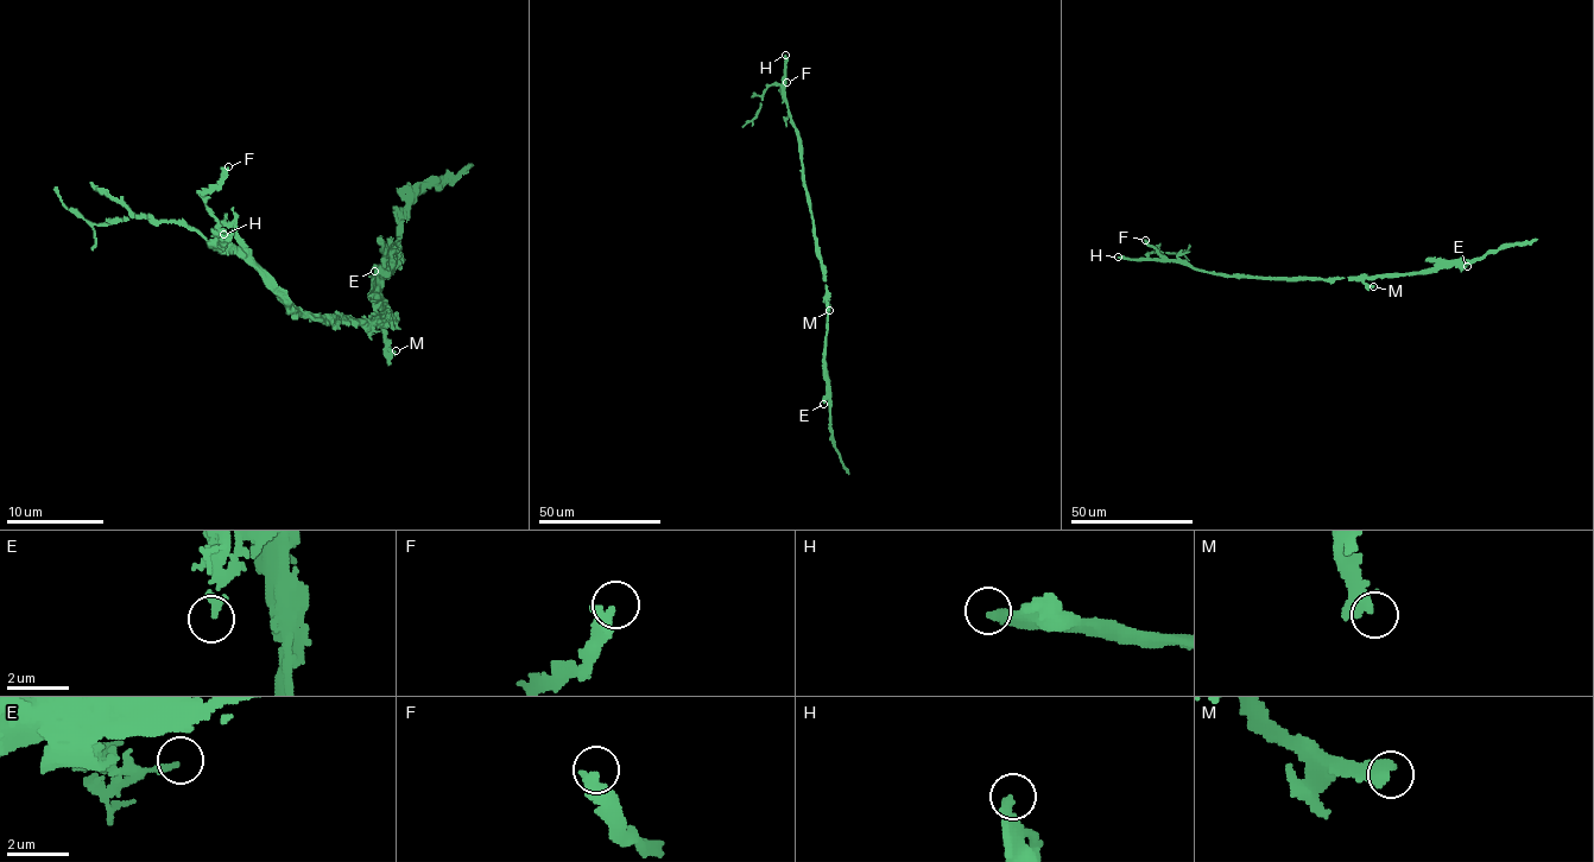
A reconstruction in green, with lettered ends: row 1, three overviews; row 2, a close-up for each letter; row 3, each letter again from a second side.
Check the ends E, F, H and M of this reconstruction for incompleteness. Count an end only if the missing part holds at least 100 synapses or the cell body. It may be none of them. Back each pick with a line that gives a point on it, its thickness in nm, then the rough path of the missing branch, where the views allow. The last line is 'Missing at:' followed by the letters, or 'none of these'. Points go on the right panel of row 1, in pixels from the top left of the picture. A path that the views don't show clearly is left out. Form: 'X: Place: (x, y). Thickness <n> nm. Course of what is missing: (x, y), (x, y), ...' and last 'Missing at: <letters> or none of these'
H: Place: (1118, 257). Thickness 320 nm
Missing at: H

